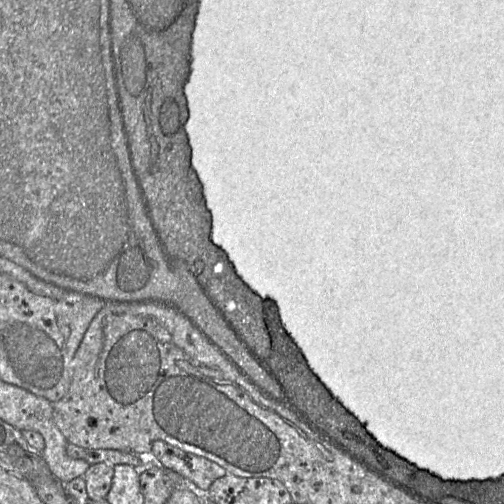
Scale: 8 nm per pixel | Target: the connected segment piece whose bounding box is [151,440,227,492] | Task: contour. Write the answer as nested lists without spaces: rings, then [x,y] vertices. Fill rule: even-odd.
[[[162,440],[152,443],[151,458],[162,468],[171,470],[192,482],[200,492],[207,492],[215,480],[227,474],[227,471],[218,464],[187,453]]]

